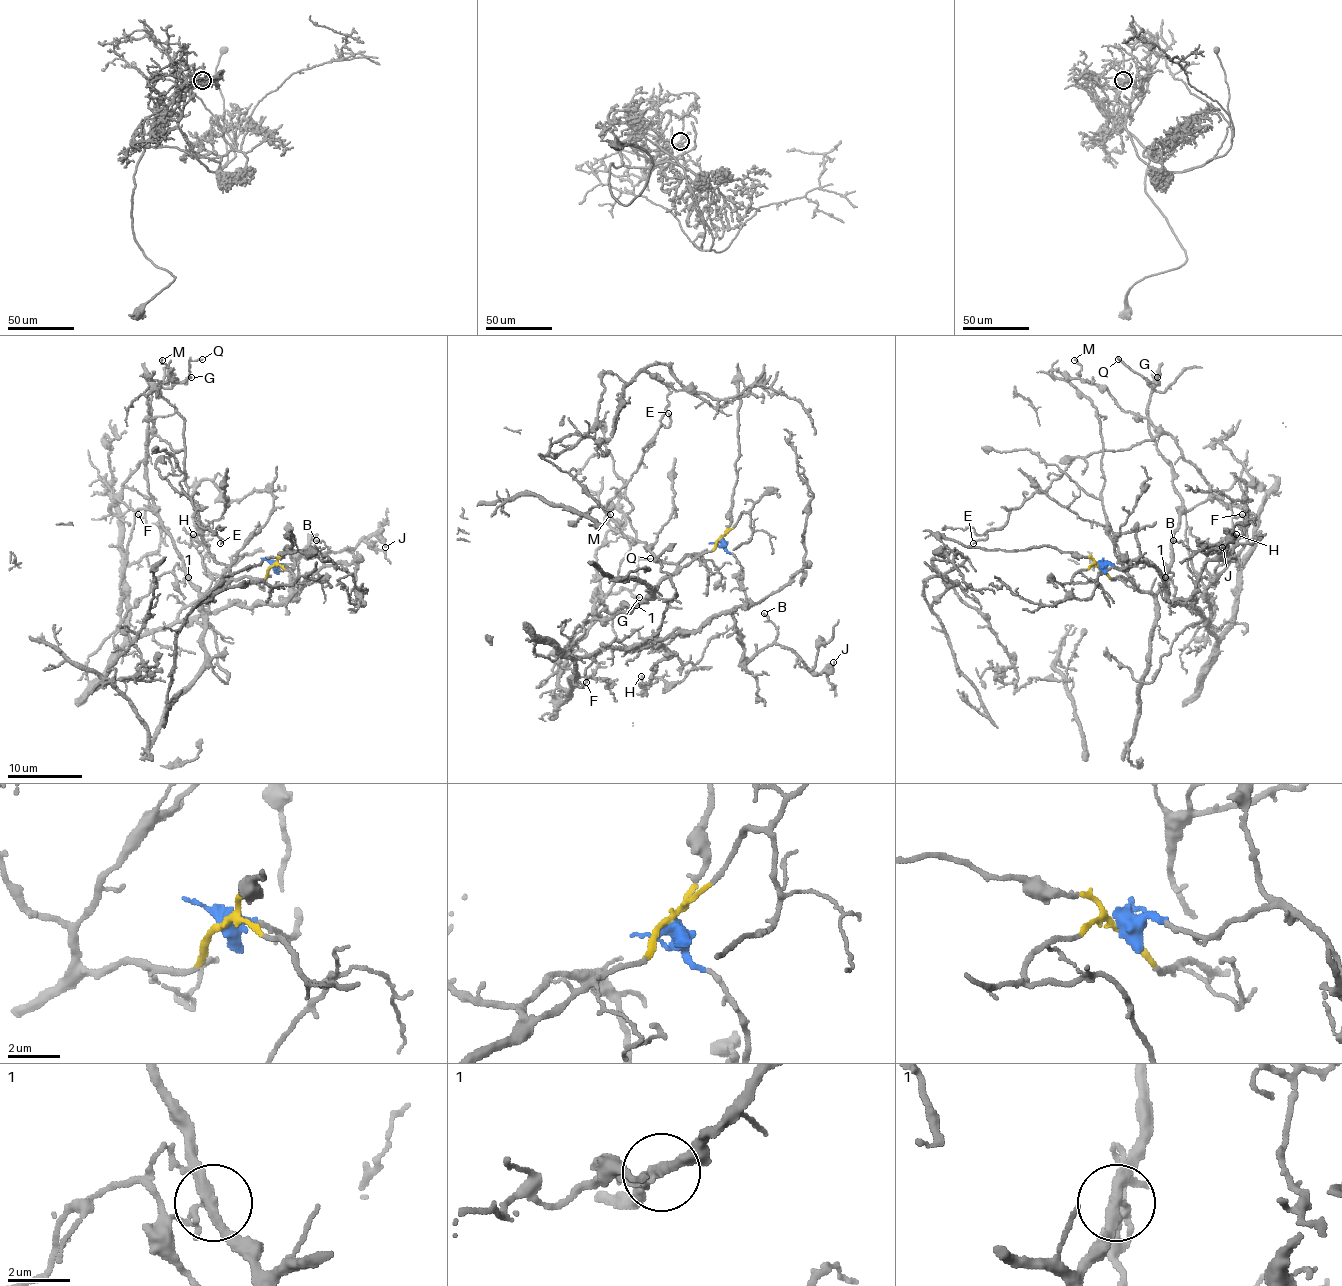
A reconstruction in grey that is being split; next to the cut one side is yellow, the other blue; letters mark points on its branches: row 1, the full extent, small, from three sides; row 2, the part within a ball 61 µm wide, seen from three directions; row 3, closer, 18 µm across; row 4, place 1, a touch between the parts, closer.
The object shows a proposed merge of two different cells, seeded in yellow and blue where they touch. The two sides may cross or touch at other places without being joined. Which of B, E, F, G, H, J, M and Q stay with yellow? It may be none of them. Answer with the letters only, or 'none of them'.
G, Q

